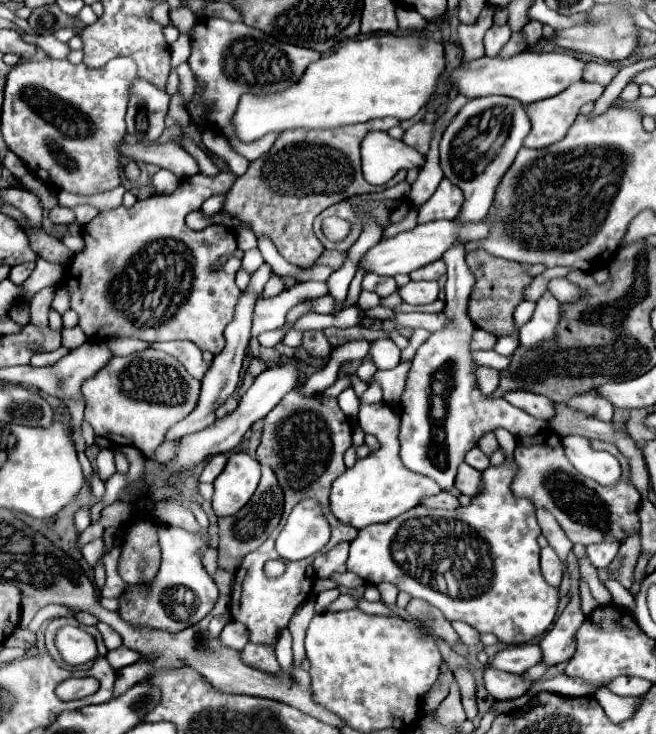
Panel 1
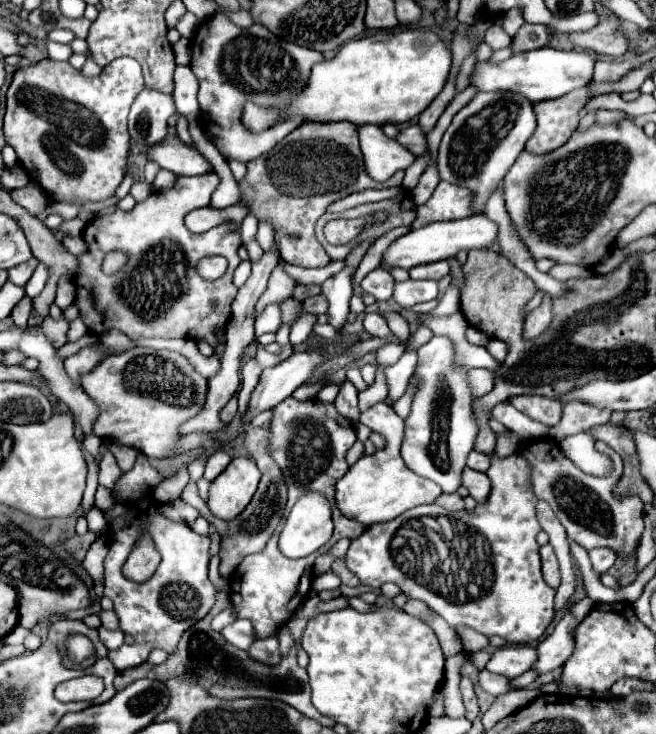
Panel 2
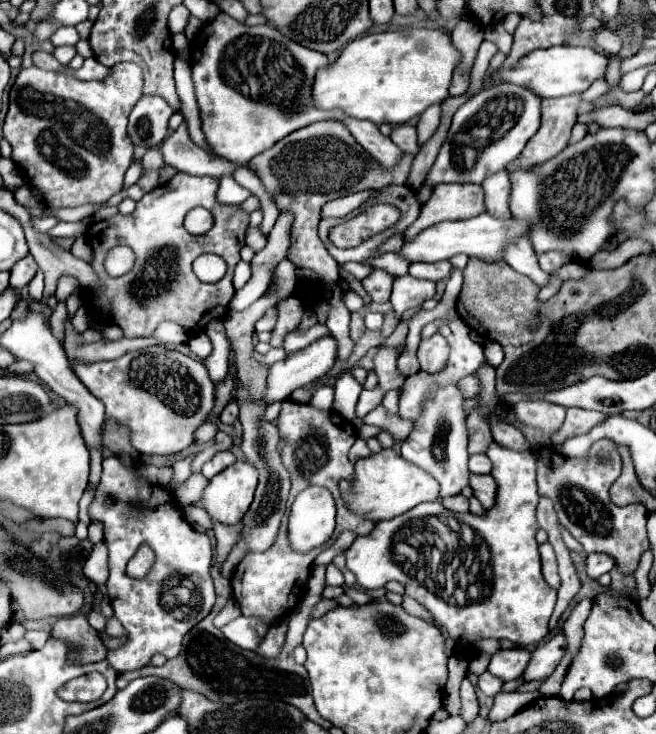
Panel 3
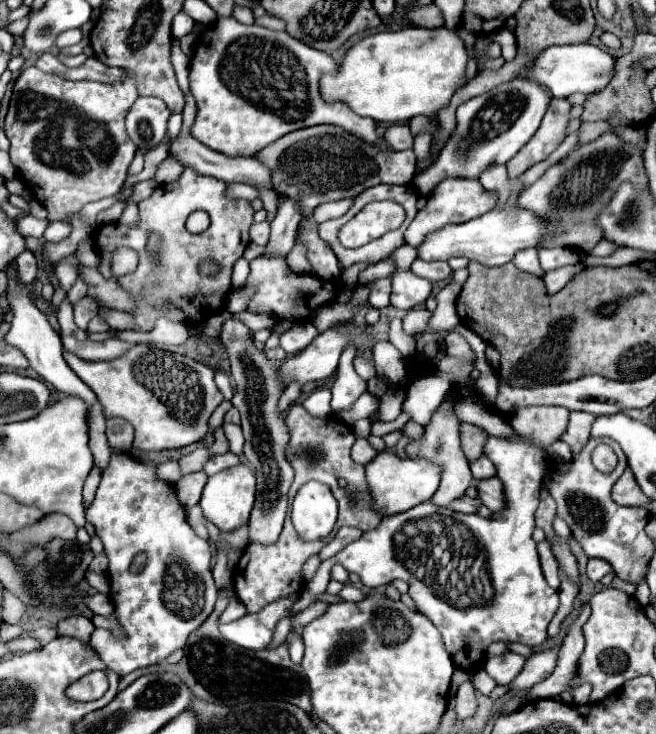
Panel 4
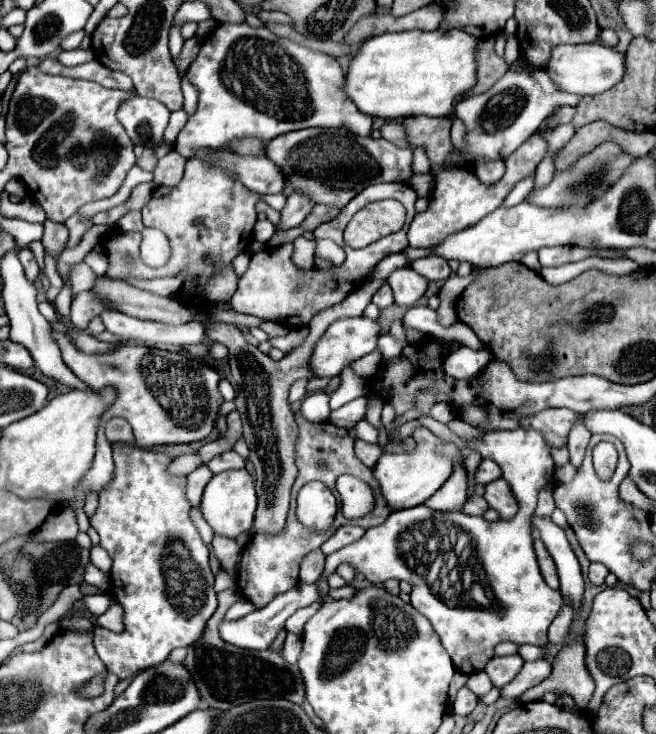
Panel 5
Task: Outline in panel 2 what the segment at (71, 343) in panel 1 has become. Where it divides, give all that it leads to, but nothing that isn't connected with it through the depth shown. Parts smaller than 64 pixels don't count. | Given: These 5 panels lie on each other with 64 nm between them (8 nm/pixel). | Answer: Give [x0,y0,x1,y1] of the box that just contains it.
[68,318,86,342]

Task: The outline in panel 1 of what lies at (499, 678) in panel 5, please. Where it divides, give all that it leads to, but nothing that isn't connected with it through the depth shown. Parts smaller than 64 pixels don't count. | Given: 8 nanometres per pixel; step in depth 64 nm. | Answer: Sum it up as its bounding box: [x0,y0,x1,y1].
[492,644,542,674]

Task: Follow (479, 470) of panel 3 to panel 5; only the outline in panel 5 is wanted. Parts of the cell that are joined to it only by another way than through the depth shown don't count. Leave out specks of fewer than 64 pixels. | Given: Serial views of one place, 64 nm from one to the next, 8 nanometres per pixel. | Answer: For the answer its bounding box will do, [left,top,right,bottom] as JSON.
[474,460,500,484]

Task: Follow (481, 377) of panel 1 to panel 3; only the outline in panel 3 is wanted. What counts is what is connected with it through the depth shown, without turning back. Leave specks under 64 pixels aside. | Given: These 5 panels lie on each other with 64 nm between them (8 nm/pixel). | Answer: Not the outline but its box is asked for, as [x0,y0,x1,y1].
[458,374,482,398]

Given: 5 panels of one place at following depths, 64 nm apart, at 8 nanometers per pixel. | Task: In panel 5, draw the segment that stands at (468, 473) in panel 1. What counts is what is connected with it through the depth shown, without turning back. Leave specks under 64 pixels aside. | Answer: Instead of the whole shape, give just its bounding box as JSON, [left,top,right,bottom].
[484,478,516,520]

